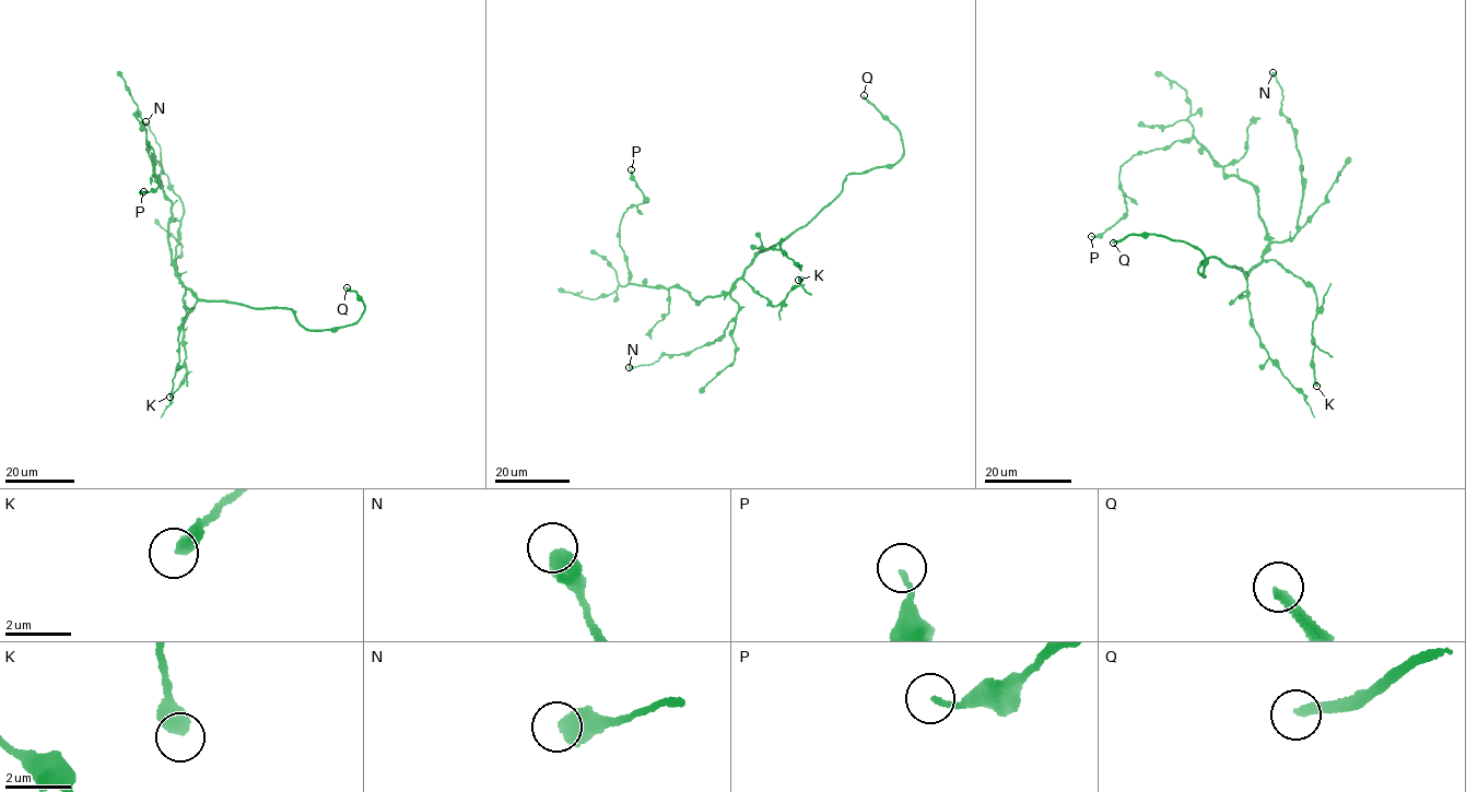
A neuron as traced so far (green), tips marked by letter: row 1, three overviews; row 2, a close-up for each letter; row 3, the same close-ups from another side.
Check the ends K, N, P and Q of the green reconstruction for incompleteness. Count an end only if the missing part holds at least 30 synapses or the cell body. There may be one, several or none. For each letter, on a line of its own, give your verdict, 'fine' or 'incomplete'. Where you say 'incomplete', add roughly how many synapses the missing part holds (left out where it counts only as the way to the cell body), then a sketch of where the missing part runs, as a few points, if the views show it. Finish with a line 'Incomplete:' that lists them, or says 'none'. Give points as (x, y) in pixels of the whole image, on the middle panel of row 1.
K: fine
N: fine
P: fine
Q: incomplete; 60 synapses
Incomplete: Q

